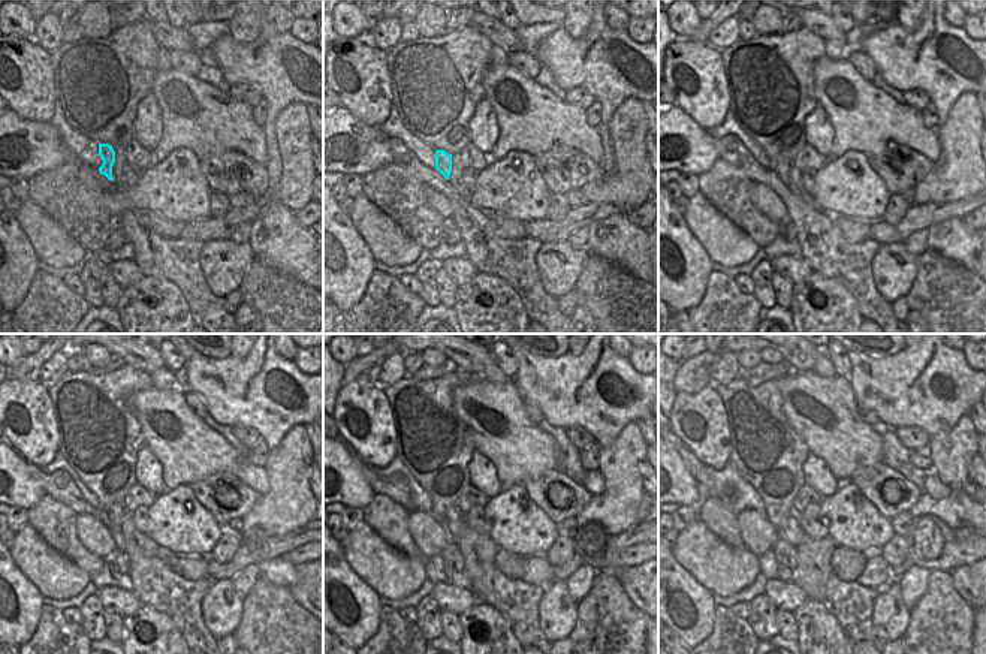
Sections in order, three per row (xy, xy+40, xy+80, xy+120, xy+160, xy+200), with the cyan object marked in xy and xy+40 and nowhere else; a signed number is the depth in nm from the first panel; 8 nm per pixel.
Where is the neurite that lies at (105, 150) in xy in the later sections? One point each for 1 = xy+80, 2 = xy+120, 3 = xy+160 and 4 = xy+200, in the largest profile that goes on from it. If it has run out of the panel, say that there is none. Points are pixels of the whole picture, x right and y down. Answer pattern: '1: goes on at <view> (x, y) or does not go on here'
1: goes on at xy+80 (780, 166)
2: goes on at xy+120 (115, 511)
3: goes on at xy+160 (452, 523)
4: goes on at xy+200 (789, 529)

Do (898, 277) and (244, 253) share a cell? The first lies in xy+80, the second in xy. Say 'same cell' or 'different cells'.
same cell

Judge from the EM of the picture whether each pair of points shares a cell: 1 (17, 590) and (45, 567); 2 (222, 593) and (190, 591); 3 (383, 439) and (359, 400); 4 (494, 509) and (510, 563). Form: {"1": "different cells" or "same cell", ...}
{"1": "different cells", "2": "different cells", "3": "same cell", "4": "different cells"}

